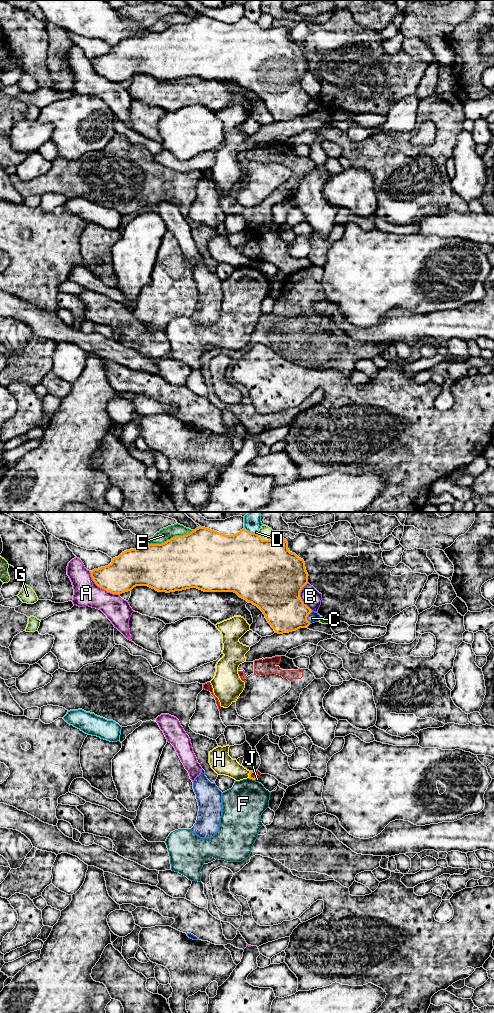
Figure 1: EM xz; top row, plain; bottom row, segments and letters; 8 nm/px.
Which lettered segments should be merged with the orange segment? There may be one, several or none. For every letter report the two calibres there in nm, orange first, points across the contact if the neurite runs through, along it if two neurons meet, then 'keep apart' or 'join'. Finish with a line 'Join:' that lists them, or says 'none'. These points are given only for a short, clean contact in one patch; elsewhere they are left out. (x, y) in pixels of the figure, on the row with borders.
A: 280/200 nm | keep apart
B: 480/150 nm | keep apart
C: 320/90 nm | keep apart
D: 480/140 nm | keep apart
E: 440/100 nm | keep apart
F: 70/320 nm | keep apart
G: 500/110 nm | keep apart
H: 70/170 nm | keep apart
J: 70/30 nm | along xz (256, 771), (257, 776), (254, 779) | keep apart
Join: none

